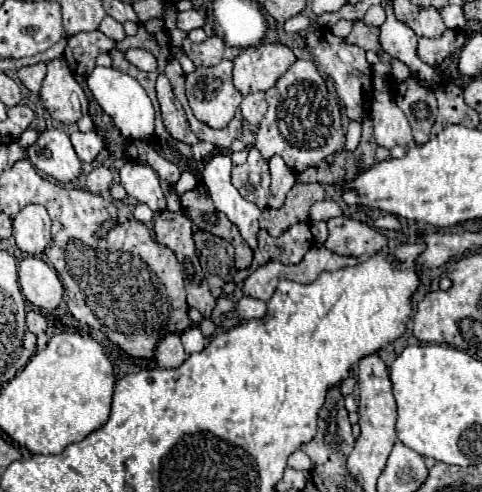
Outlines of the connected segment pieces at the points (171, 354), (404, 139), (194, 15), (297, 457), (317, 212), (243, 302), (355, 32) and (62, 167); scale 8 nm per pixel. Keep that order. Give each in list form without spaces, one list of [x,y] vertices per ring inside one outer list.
[[[168,334],[156,346],[156,362],[160,368],[176,368],[186,360],[180,334]]]
[[[376,92],[370,116],[374,120],[374,138],[378,146],[392,148],[396,144],[406,146],[412,142],[412,130],[408,124],[408,118],[394,102],[394,96],[390,92]]]
[[[186,10],[186,12],[178,12],[176,22],[178,22],[178,30],[190,32],[194,28],[202,28],[204,16],[200,16],[196,10]]]
[[[296,450],[296,452],[288,458],[288,466],[294,468],[294,470],[308,472],[308,470],[310,470],[310,458],[308,458],[302,450]]]
[[[324,200],[324,202],[316,202],[312,208],[310,208],[310,220],[312,222],[320,222],[320,220],[330,220],[334,216],[342,216],[342,210],[336,202],[330,202],[330,200]]]
[[[242,296],[236,304],[236,310],[240,314],[240,318],[244,320],[252,320],[252,318],[262,318],[266,314],[266,302],[250,298],[250,296]]]
[[[356,20],[352,32],[346,36],[346,42],[356,44],[356,46],[360,46],[360,48],[364,48],[364,50],[372,50],[372,52],[376,52],[380,58],[384,58],[384,61],[389,62],[392,60],[392,57],[382,50],[382,46],[380,46],[380,42],[378,42],[378,34],[380,34],[380,30],[378,30],[376,26],[366,26],[366,22]]]
[[[44,130],[34,148],[28,148],[28,156],[38,170],[58,182],[70,182],[80,174],[82,164],[64,130]]]

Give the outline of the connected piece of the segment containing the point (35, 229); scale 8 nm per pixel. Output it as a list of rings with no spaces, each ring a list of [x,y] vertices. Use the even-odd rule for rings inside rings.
[[[24,206],[12,222],[12,236],[16,246],[26,254],[42,254],[50,242],[50,216],[44,206]]]

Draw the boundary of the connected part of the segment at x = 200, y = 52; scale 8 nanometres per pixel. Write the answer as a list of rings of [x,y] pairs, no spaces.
[[[210,36],[206,42],[202,44],[194,44],[186,38],[186,42],[182,42],[182,50],[184,54],[196,64],[196,66],[216,66],[220,60],[228,58],[234,60],[240,54],[240,48],[232,48],[228,46],[222,38],[218,36]]]

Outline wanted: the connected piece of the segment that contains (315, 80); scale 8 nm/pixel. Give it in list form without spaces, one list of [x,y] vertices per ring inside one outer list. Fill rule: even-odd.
[[[296,60],[266,92],[266,102],[268,112],[258,126],[254,144],[264,160],[280,154],[292,172],[300,172],[306,166],[316,166],[344,144],[338,100],[328,92],[326,82],[312,60]]]

